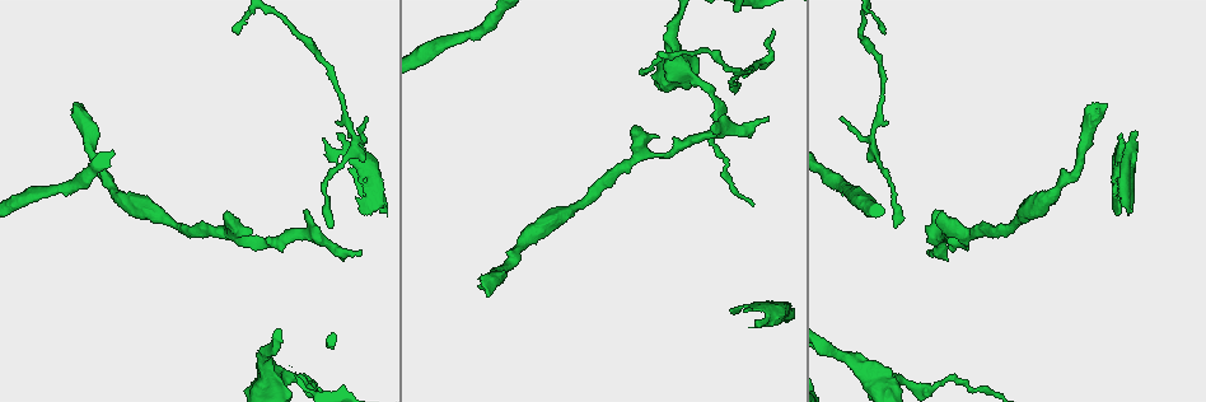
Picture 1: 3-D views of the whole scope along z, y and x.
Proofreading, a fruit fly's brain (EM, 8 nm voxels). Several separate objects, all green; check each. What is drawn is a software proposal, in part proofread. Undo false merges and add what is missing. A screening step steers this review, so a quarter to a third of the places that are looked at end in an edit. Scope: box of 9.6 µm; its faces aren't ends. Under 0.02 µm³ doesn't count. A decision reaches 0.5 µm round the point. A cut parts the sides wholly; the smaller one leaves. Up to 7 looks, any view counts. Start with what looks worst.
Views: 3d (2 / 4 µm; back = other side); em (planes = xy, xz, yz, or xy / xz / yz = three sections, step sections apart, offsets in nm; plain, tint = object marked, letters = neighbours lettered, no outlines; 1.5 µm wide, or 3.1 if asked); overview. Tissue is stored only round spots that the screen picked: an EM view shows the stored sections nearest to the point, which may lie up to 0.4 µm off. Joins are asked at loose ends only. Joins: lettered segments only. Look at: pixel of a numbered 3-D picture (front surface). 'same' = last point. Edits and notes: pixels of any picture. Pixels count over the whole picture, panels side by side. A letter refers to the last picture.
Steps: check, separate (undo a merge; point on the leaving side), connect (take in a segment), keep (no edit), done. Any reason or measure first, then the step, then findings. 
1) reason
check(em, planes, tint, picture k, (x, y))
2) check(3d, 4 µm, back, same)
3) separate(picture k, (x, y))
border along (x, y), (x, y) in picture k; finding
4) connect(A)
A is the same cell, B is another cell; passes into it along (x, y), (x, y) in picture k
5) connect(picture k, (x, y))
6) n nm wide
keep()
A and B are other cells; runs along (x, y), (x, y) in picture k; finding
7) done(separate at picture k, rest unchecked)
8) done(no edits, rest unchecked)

an open end
check(3d, 2 µm, picture 1, (234, 32))

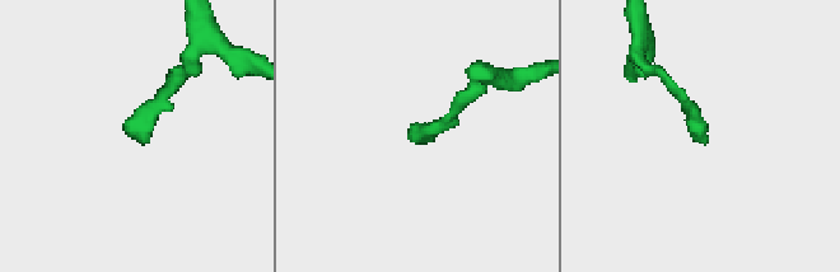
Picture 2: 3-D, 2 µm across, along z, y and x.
check(em, planes, letters, picture 2, (138, 138))

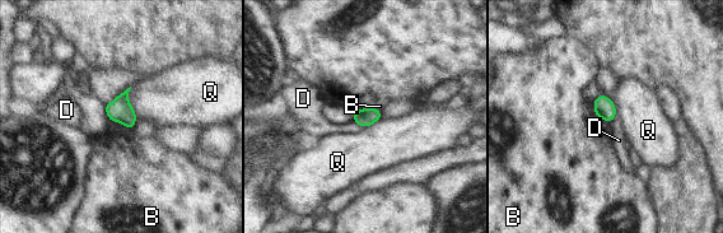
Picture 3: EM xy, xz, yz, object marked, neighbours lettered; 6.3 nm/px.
keep()
B, D and Q are other cells; no lettered segment goes on from it

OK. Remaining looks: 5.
abrupt turn
check(3d, 4 µm, picture 1, (955, 378))

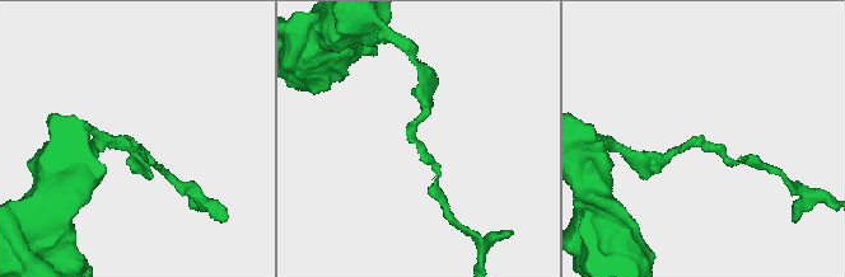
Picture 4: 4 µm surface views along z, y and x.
now the EM
check(em, planes, plain, picture 4, (701, 144))

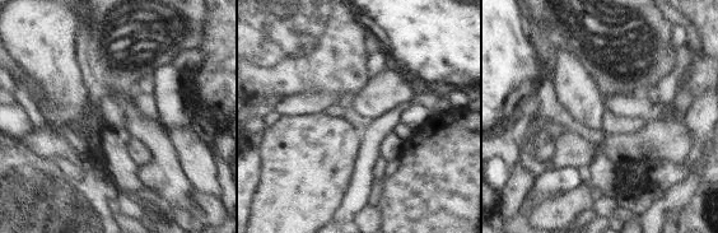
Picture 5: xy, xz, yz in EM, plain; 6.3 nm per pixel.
check(em, planes, letters, same)

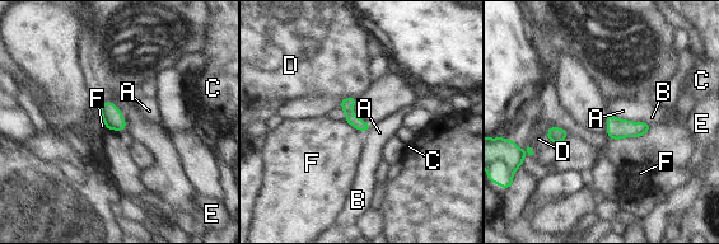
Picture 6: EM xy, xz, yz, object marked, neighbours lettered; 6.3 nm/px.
keep()
A, B, C, D, E and F are other cells; border along (345, 120), (349, 125) in picture 6; all the same neuron

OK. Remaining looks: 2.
a narrow waist
check(em, planes, letters, picture 1, (1011, 227))

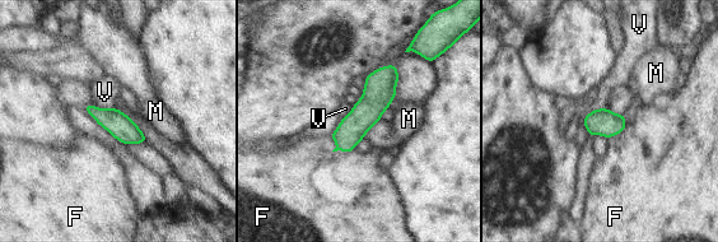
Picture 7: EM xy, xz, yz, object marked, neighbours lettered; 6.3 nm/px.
V touches over 160 nm
keep()
F, M and V are other cells; runs along (392, 69), (340, 147) in picture 7; one neuron here

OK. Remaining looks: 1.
done(no edits, rest unchecked)

